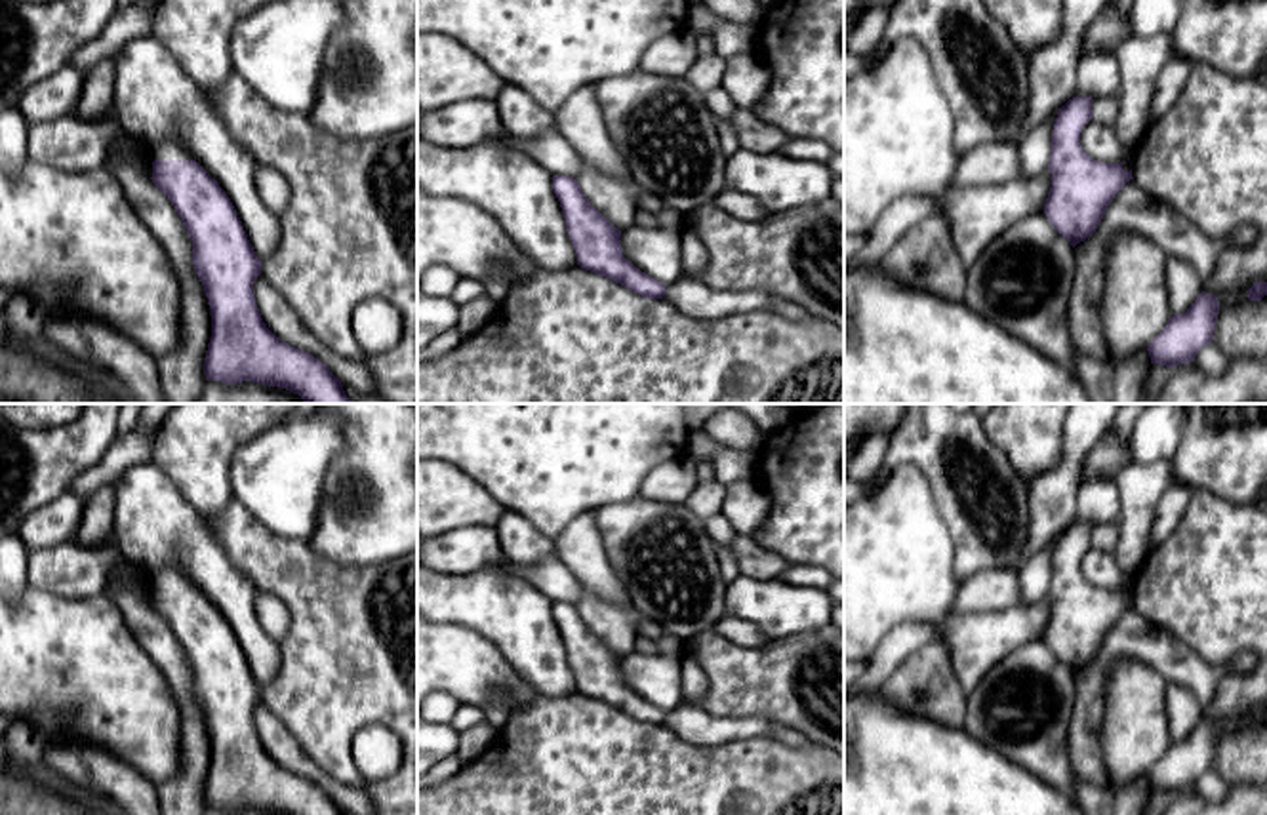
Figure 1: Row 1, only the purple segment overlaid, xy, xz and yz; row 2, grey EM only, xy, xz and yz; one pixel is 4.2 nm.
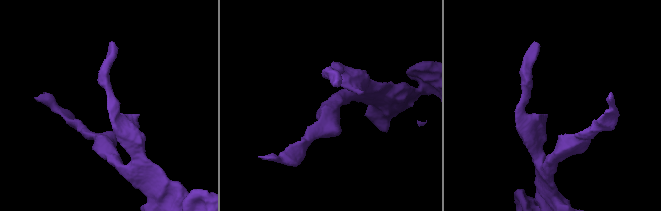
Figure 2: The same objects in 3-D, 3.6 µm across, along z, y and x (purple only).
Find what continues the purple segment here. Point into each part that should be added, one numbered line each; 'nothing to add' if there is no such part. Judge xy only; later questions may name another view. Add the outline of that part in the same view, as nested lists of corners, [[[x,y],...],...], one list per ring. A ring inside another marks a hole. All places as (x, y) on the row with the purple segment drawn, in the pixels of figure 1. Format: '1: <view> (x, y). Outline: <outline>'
1: xy (166, 149). Outline: [[[164,139],[151,147],[151,152],[149,152],[151,168],[154,160],[192,160],[192,156],[175,141]]]

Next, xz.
nothing to add

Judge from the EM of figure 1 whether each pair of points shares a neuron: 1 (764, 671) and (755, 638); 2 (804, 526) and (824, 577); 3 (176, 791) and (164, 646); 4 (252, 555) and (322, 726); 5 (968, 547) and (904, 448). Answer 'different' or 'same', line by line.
1: different
2: different
3: same
4: same
5: same

